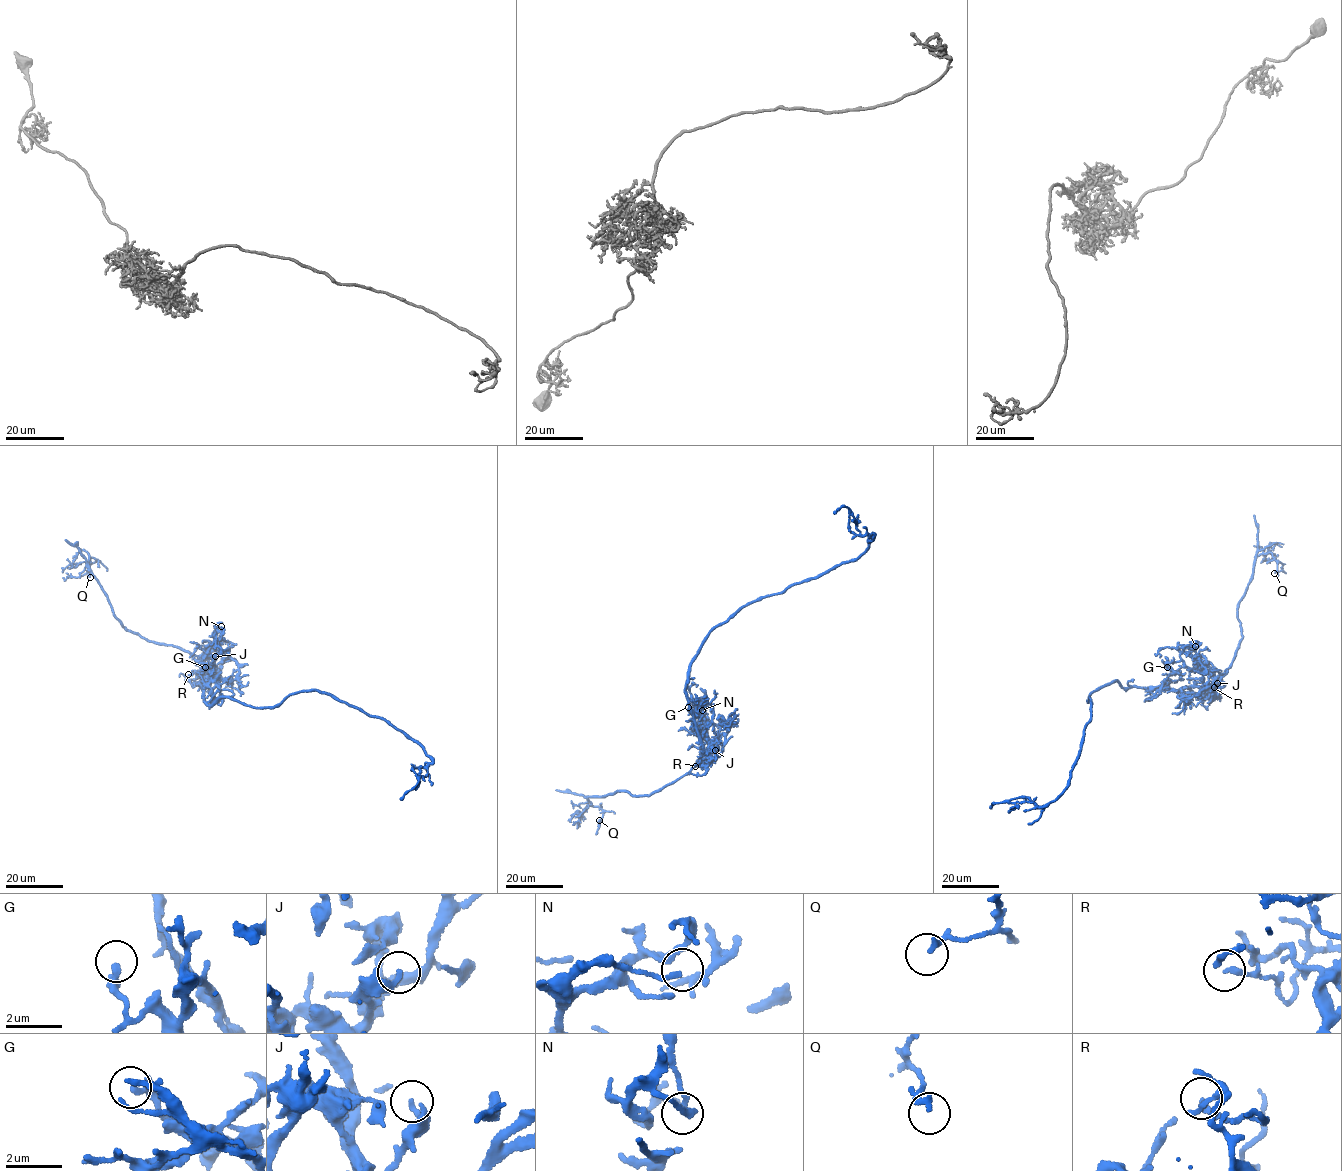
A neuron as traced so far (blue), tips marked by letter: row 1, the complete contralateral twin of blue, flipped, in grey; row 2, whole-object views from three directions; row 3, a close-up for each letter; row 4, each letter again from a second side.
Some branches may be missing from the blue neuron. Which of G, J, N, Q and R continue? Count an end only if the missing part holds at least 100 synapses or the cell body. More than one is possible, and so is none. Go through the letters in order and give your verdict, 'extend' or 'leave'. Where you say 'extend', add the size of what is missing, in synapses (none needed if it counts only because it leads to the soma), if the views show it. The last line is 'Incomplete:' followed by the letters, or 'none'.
G: leave
J: leave
N: leave
Q: leave
R: leave
Incomplete: none

